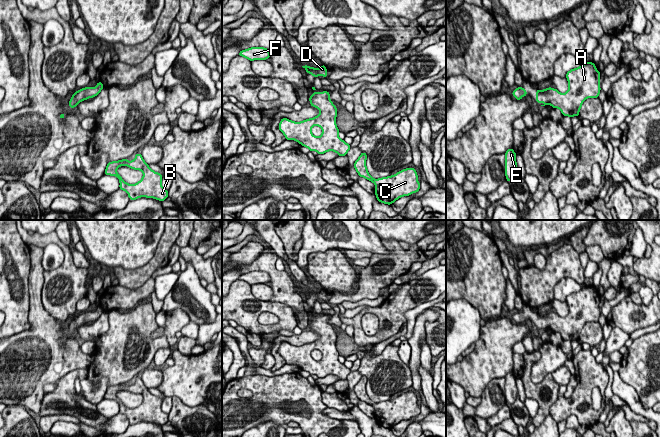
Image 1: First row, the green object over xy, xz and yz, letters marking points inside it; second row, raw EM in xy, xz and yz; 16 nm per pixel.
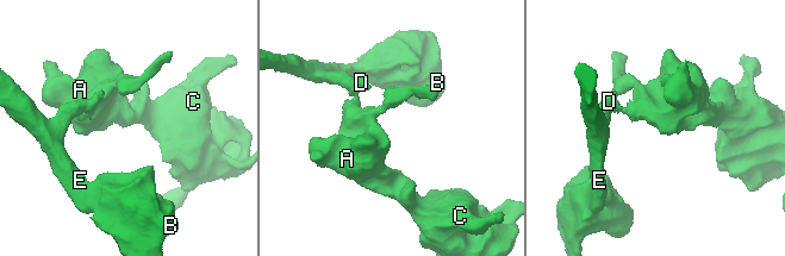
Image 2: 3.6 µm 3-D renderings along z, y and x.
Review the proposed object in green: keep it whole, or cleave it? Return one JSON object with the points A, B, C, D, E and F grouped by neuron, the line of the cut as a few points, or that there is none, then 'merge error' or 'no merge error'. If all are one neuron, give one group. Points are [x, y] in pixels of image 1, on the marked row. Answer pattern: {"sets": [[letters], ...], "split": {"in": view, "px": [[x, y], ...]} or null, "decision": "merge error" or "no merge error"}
{"sets": [["A", "B", "C", "D", "E", "F"]], "split": null, "decision": "no merge error"}

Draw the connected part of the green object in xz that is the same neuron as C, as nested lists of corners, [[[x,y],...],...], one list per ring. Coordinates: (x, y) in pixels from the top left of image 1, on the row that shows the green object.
[[[362,152],[353,166],[360,177],[375,184],[374,194],[379,202],[391,205],[400,197],[409,196],[420,190],[418,175],[414,168],[406,168],[392,176],[374,179],[367,170],[366,159],[367,154]]]

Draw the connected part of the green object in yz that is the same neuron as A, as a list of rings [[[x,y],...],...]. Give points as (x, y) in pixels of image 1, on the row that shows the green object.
[[[586,62],[578,68],[566,73],[568,91],[560,93],[557,89],[548,87],[536,91],[535,100],[543,105],[551,105],[561,110],[563,116],[579,115],[581,106],[587,98],[598,98],[600,94],[600,72],[593,62]]]

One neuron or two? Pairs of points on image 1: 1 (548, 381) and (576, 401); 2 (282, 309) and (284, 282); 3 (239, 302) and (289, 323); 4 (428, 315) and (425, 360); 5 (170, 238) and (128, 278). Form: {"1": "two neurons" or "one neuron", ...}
{"1": "two neurons", "2": "two neurons", "3": "one neuron", "4": "two neurons", "5": "one neuron"}

